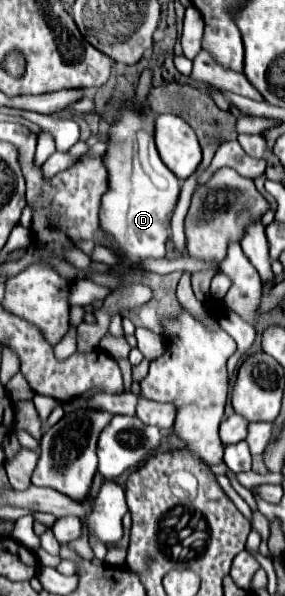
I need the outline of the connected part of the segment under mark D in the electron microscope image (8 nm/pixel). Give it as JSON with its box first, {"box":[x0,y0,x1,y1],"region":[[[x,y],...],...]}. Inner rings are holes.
{"box":[101,107,179,265],"region":[[[133,107],[131,111],[123,111],[121,117],[113,123],[111,129],[111,147],[105,153],[105,163],[109,167],[109,191],[101,199],[101,227],[113,235],[111,247],[117,249],[129,265],[137,265],[147,257],[165,257],[165,241],[170,237],[170,230],[166,226],[169,213],[174,210],[179,197],[179,179],[163,165],[159,153],[153,143],[153,115],[151,113],[137,113]]]}

